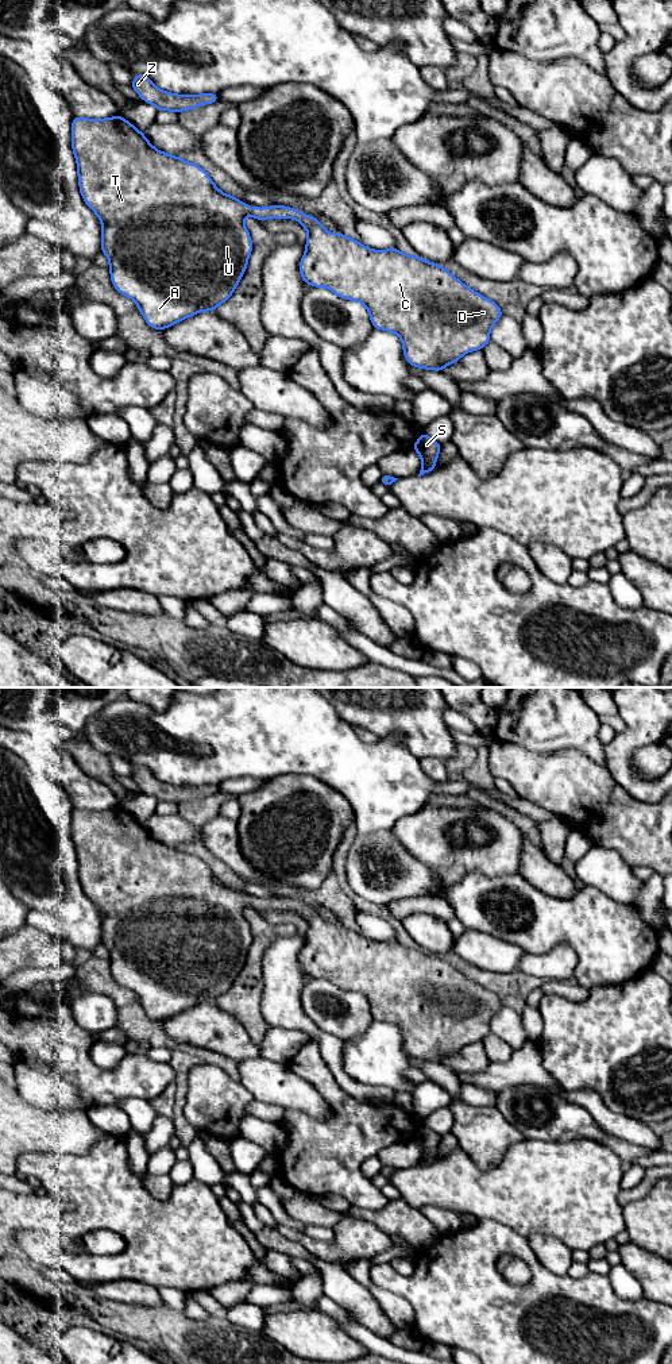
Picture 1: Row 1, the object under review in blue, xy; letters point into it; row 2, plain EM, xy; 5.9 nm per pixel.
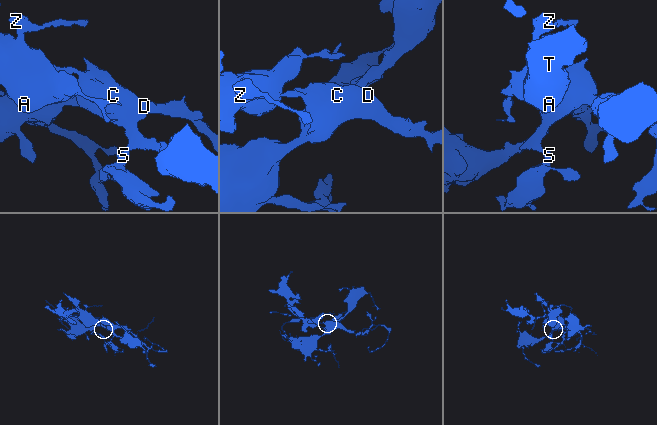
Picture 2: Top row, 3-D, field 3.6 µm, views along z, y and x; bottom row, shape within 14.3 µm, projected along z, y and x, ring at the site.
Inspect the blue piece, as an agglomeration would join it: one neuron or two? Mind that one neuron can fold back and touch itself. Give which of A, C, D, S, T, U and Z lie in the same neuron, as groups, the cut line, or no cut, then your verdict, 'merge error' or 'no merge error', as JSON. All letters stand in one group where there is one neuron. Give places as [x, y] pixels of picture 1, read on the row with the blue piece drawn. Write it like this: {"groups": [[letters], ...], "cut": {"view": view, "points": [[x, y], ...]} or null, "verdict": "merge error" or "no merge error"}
{"groups": [["A", "C", "D", "S", "T", "U", "Z"]], "cut": null, "verdict": "no merge error"}

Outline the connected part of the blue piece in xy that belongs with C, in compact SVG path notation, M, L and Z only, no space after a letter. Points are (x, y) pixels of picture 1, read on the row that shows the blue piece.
M73 117L72 147L77 161L80 193L101 221L101 253L109 259L111 281L115 289L132 298L146 323L155 330L165 328L193 315L216 308L227 301L240 282L252 251L244 217L294 219L308 232L300 273L305 284L327 288L341 298L362 303L370 313L372 327L398 335L405 359L414 367L443 371L470 351L482 350L490 342L493 325L503 315L497 303L466 286L441 265L417 255L405 255L398 248L372 250L358 240L327 231L312 215L294 208L271 205L248 207L233 196L223 193L204 169L179 157L157 150L135 126L124 117Z

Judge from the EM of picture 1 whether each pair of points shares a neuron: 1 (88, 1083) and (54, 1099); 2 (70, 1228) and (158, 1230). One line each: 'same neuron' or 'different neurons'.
1: different neurons
2: same neuron

